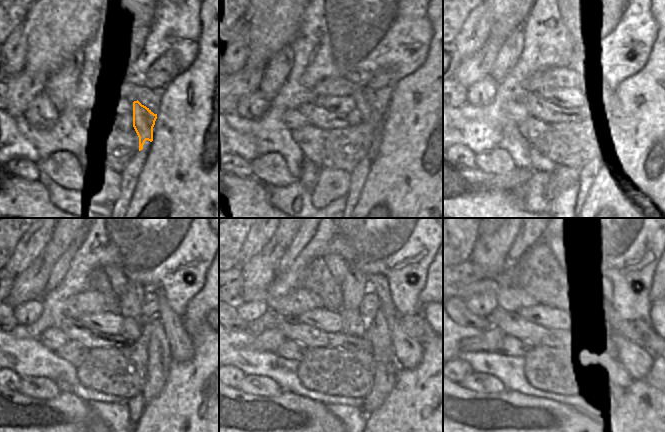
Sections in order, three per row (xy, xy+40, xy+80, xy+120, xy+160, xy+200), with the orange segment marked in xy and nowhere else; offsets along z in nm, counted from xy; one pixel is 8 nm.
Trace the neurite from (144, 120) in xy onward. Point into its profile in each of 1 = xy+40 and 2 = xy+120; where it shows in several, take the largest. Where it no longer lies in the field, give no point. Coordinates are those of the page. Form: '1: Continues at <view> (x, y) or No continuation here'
1: Continues at xy+40 (369, 115)
2: Continues at xy+120 (130, 300)

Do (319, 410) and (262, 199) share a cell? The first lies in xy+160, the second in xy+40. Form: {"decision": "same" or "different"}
{"decision": "same"}

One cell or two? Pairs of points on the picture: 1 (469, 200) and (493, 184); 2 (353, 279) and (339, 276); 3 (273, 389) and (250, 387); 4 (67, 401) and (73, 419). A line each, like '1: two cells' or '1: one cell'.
1: one cell
2: two cells
3: one cell
4: one cell

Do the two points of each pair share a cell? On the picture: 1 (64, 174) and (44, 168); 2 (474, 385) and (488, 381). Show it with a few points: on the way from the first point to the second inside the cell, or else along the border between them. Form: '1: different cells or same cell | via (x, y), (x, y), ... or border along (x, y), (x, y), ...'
1: same cell | via (59, 169), (49, 168)
2: same cell | via (477, 382), (485, 382)

